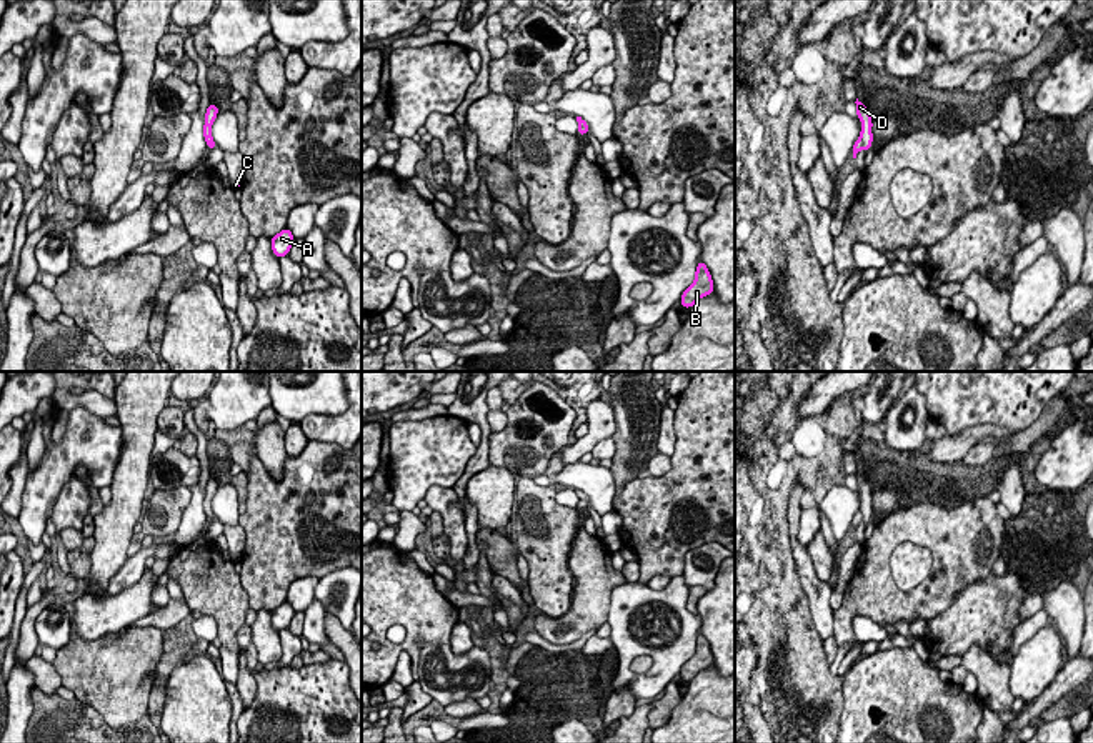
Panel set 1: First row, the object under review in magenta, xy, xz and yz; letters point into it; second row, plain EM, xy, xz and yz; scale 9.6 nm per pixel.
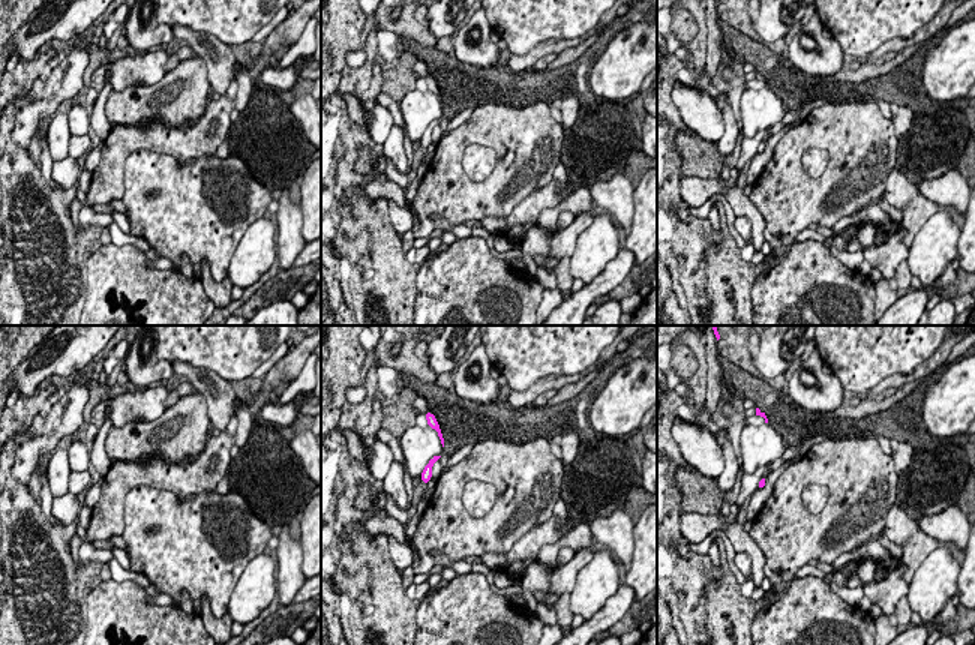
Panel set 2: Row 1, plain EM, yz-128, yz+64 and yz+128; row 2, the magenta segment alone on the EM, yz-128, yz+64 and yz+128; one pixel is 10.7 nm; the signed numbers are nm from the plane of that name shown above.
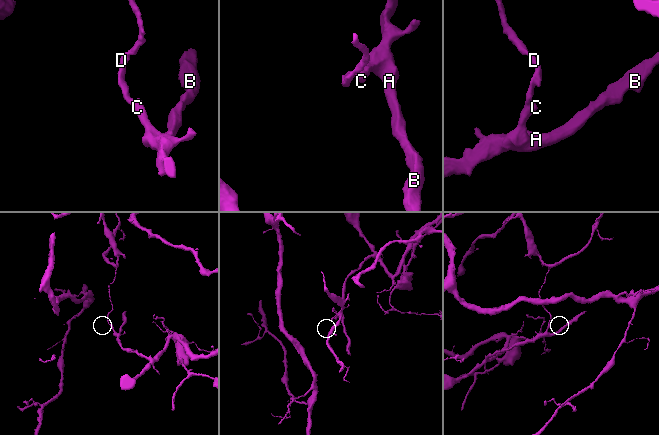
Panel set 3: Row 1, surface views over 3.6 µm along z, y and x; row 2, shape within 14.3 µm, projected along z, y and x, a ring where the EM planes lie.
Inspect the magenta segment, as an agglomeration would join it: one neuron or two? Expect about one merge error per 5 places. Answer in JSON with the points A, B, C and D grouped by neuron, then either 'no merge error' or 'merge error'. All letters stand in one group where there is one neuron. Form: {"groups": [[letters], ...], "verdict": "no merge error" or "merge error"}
{"groups": [["A", "B", "C"], ["D"]], "verdict": "merge error"}

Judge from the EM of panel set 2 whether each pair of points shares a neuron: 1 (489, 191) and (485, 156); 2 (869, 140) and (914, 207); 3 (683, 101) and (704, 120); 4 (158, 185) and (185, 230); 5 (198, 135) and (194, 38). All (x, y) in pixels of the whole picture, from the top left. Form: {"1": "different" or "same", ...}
{"1": "different", "2": "different", "3": "same", "4": "same", "5": "different"}

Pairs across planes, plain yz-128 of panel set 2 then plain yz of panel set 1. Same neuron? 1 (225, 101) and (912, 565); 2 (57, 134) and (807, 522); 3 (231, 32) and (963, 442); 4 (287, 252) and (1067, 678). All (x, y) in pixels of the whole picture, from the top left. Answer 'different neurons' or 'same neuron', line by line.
1: different neurons
2: same neuron
3: different neurons
4: different neurons

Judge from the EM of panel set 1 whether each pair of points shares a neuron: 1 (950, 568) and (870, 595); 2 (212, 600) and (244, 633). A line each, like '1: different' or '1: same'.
1: same
2: different

